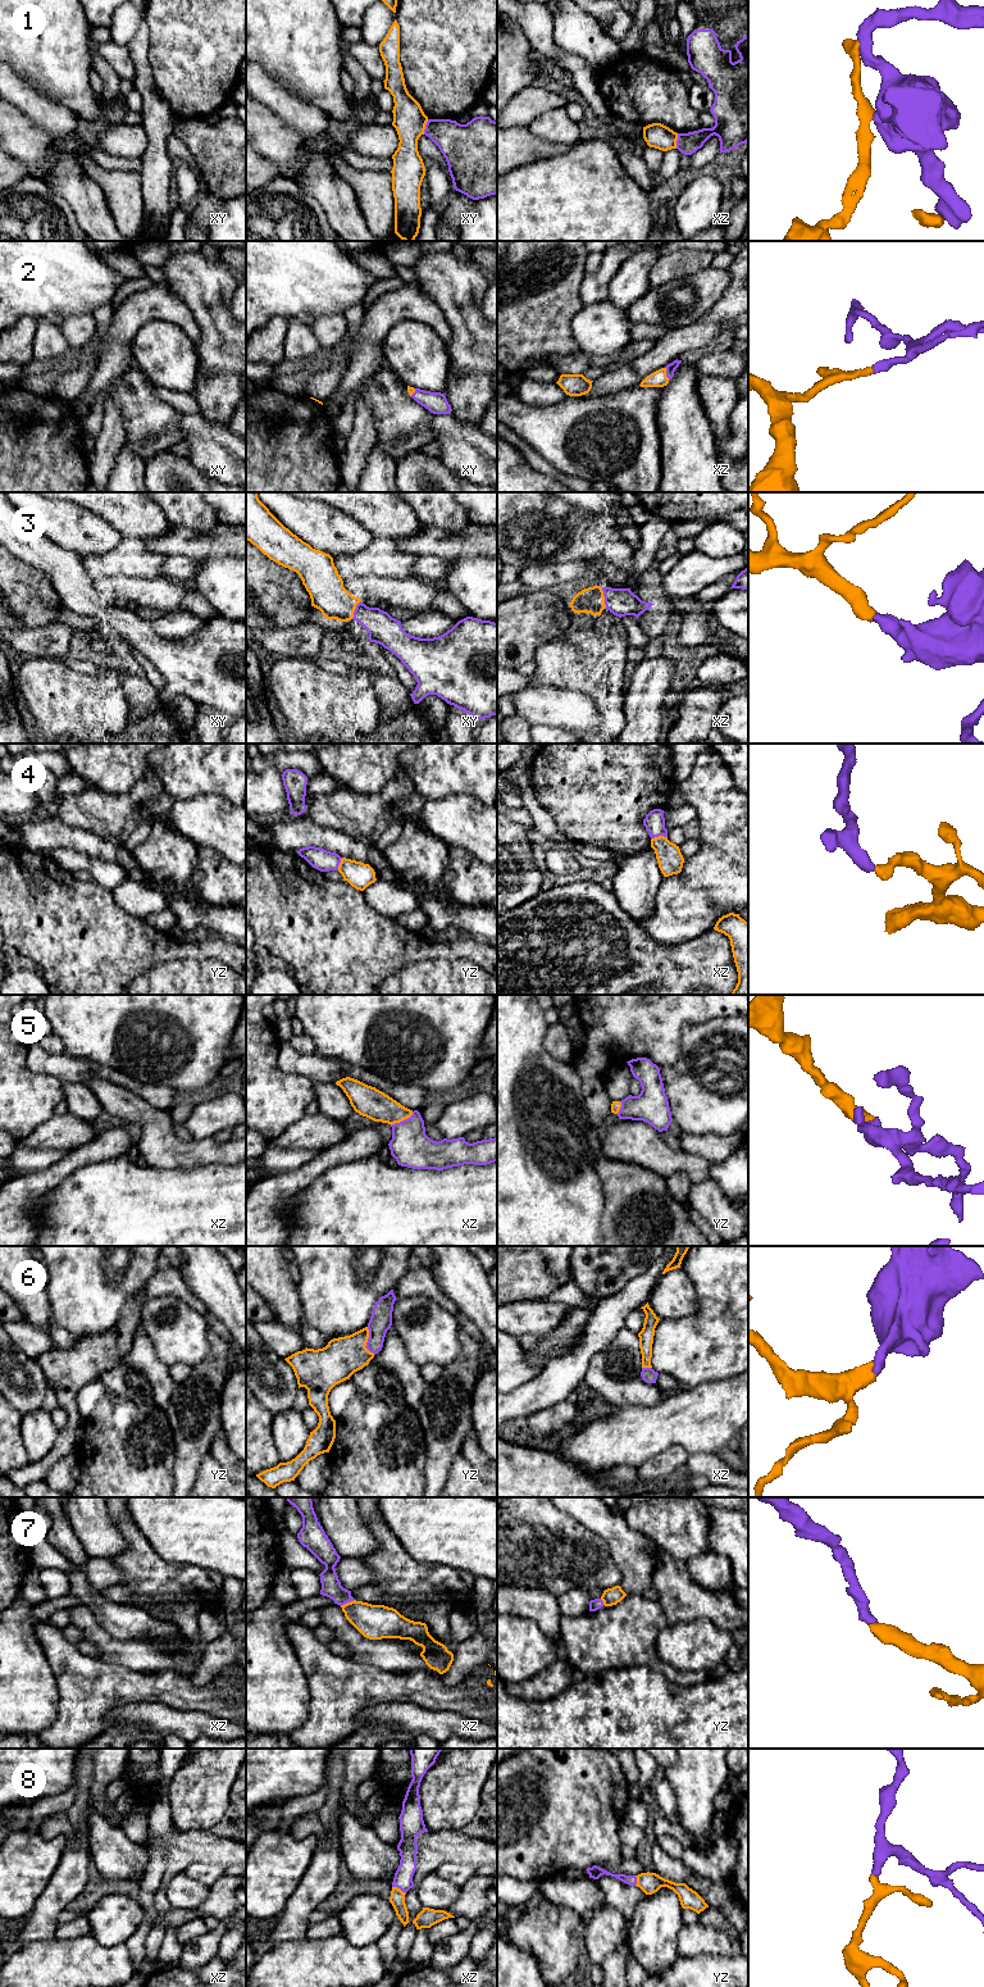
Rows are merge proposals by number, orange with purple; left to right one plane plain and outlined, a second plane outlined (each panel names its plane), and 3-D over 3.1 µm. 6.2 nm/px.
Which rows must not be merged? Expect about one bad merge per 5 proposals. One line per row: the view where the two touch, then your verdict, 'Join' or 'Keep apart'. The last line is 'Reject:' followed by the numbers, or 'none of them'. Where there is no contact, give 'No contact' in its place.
1: Touches orange in xy. Keep apart
2: Touches orange in xz. Join
3: Touches orange in xz. Join
4: Touches orange in xz. Join
5: Touches orange in xz. Join
6: Touches orange in yz. Join
7: Touches orange in xz. Join
8: Touches orange in xz. Join
Reject: 1

